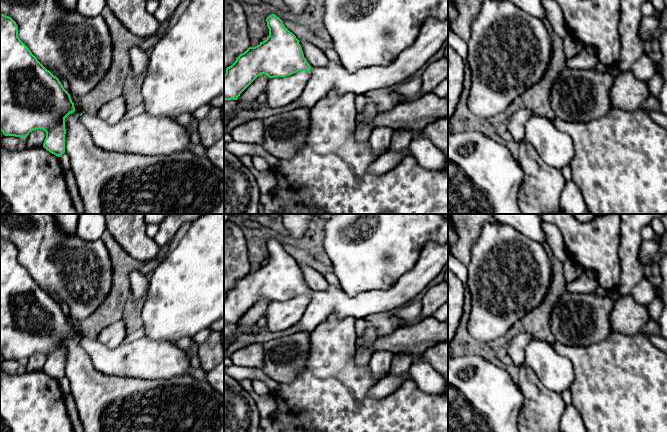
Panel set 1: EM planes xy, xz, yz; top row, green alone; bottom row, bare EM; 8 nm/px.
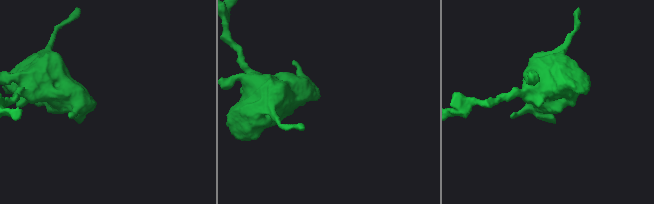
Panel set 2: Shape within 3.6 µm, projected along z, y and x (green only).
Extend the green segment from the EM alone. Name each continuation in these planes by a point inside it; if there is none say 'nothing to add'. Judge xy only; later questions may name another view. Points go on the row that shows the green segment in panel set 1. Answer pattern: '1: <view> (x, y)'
1: xy (144, 134)

